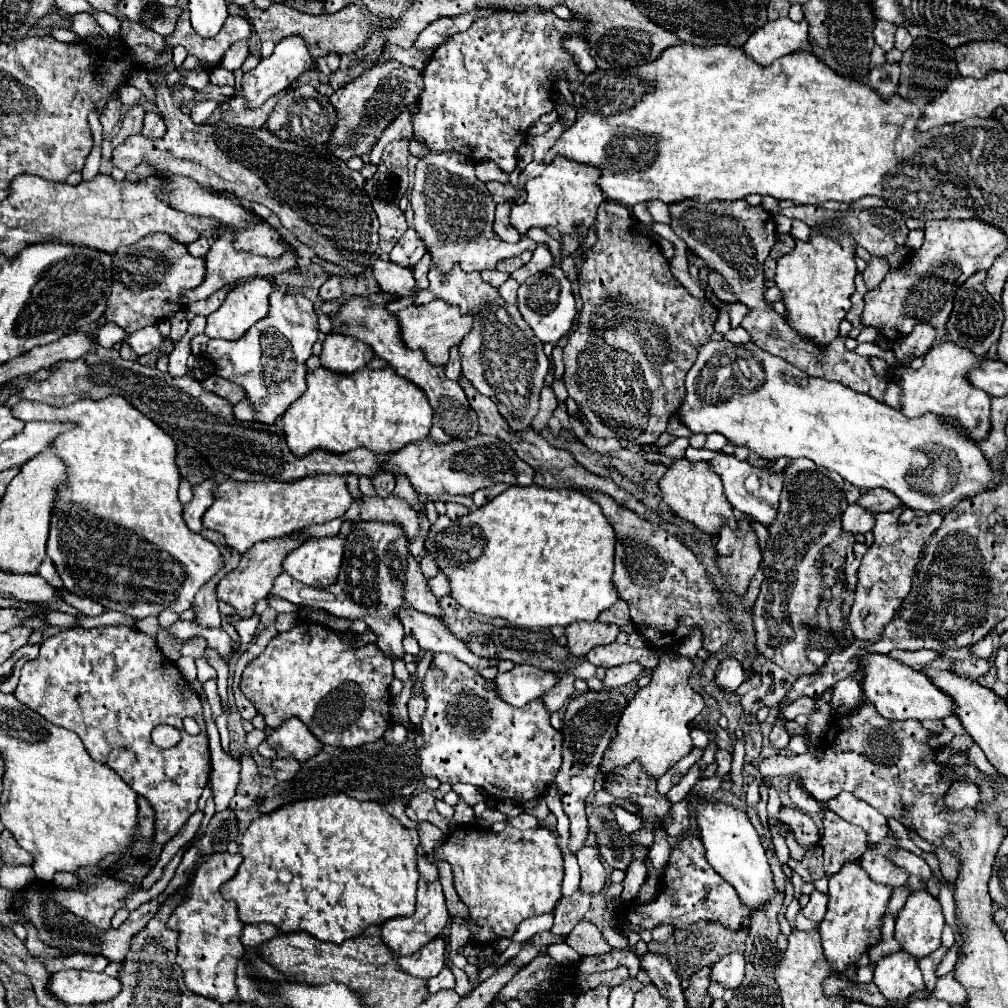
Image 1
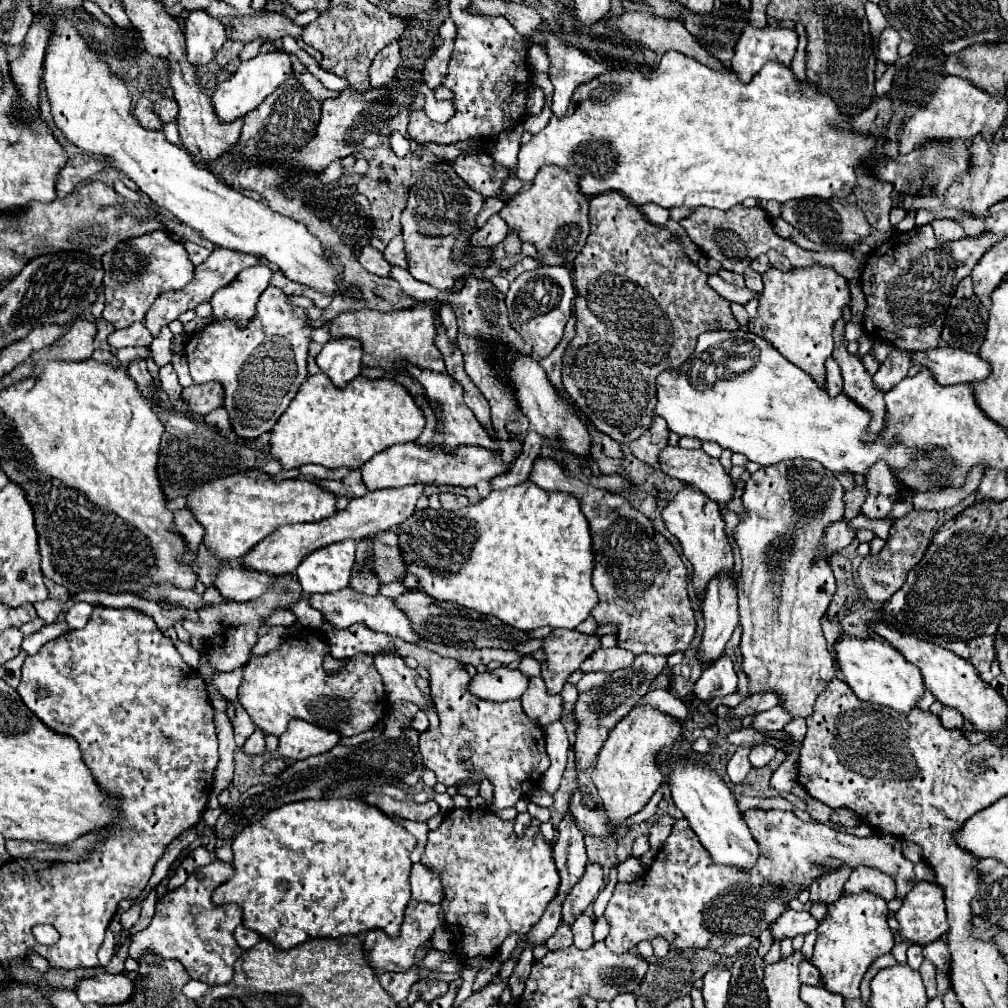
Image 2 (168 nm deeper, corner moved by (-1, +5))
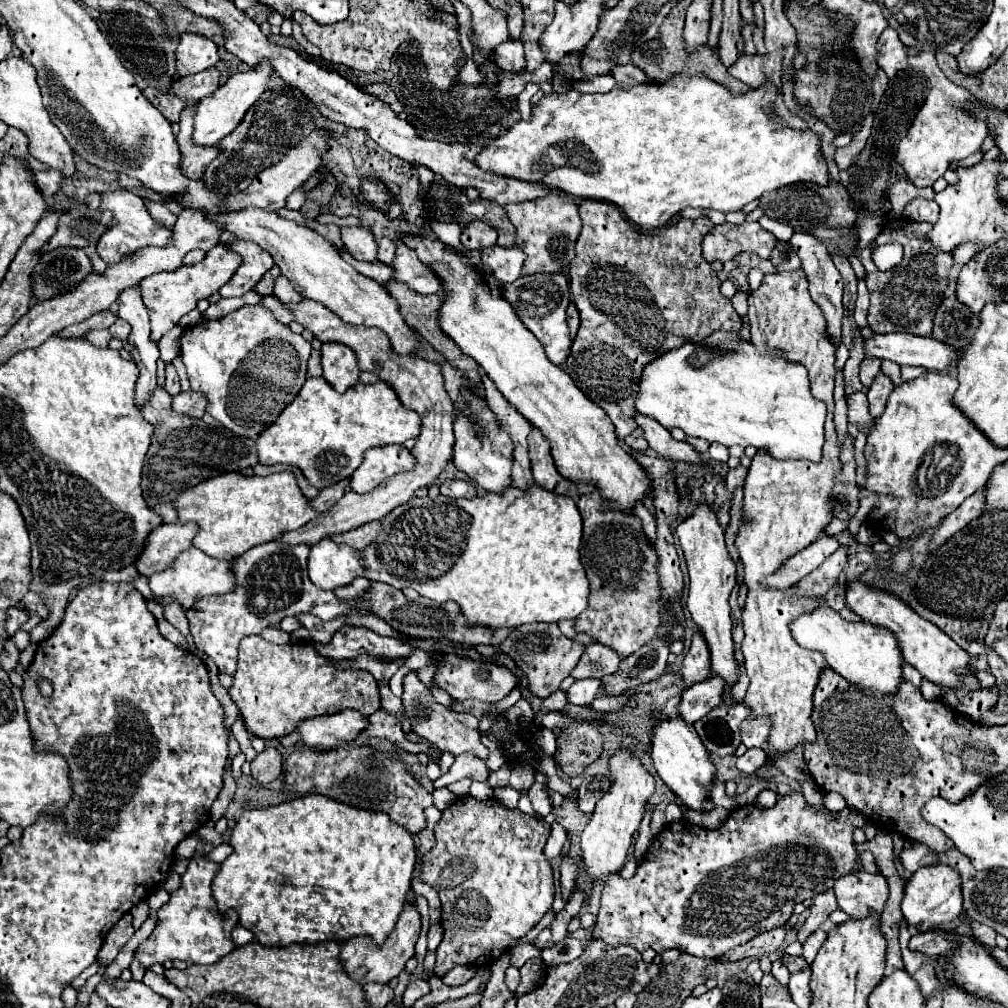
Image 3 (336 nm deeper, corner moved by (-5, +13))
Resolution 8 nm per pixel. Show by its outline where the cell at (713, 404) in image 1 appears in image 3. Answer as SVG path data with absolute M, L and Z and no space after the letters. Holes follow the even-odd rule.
M718 331L700 343L686 343L680 349L672 349L660 355L660 359L648 363L648 367L644 367L644 375L640 375L640 391L634 403L636 411L656 419L666 429L678 427L690 437L700 437L724 447L756 447L768 449L776 459L820 461L826 405L812 397L808 371L784 357L770 357L758 351L750 355L744 345L732 349L728 343L726 347L726 337L728 333Z

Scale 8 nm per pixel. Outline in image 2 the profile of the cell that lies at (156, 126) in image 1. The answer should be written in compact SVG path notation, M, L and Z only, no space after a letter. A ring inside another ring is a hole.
M158 99L154 103L154 111L156 111L156 117L162 123L168 123L168 121L176 119L176 115L178 115L178 103L172 101L172 99Z

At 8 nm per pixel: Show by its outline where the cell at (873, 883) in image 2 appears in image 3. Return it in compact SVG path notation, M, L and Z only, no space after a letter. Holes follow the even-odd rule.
M858 871L836 879L834 893L838 907L848 917L864 919L870 915L870 911L882 913L888 899L888 883L880 873L870 875L866 871Z

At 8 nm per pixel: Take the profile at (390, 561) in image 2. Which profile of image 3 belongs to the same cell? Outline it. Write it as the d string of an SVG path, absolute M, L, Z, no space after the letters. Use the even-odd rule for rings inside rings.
M370 523L370 525L364 525L364 527L354 527L348 533L332 535L330 539L336 541L336 543L346 543L346 545L362 551L366 545L372 543L372 539L378 535L378 531L380 531L380 523L378 525L376 523Z

